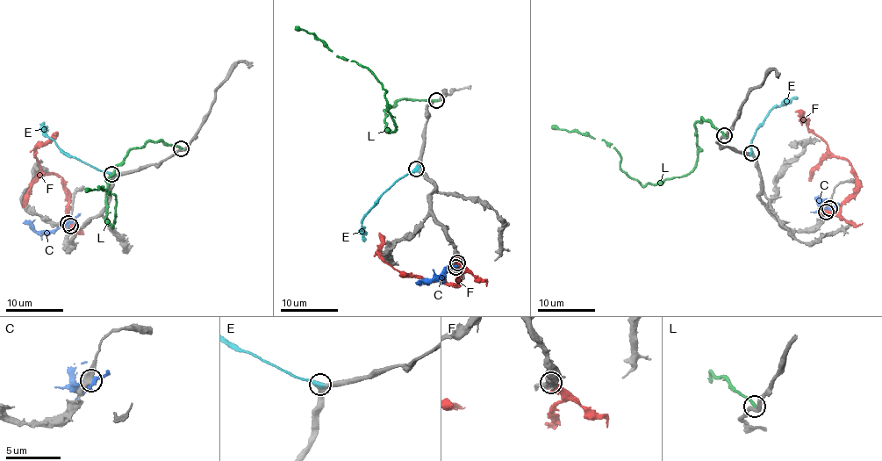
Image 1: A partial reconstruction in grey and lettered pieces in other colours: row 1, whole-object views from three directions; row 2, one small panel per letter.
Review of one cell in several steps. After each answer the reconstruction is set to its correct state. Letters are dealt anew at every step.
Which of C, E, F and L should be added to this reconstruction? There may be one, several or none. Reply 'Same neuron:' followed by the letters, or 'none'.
Same neuron: E

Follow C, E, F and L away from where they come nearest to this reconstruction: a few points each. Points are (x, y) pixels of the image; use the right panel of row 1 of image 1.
C: (828, 208), (823, 208), (823, 212), (817, 210), (817, 197)
E: (751, 154), (750, 147), (757, 127), (763, 125), (773, 107), (799, 97)
F: (826, 212), (840, 209), (854, 191), (855, 171), (848, 161), (836, 158), (826, 140), (810, 129), (799, 109)
L: (724, 135), (700, 118), (697, 166), (663, 182), (640, 183), (620, 168), (620, 154), (606, 140), (551, 126)

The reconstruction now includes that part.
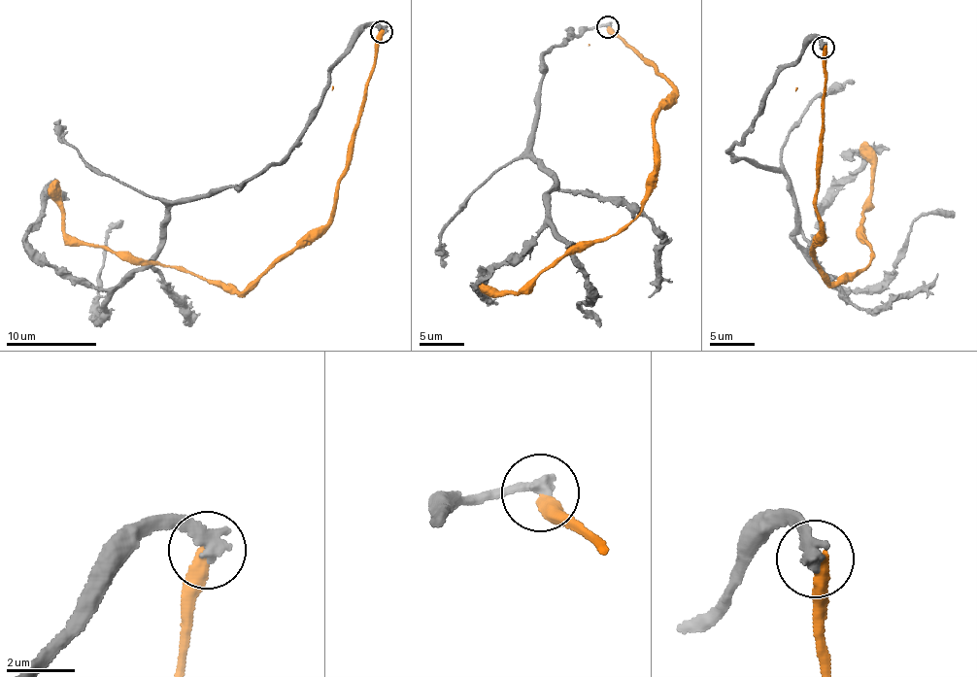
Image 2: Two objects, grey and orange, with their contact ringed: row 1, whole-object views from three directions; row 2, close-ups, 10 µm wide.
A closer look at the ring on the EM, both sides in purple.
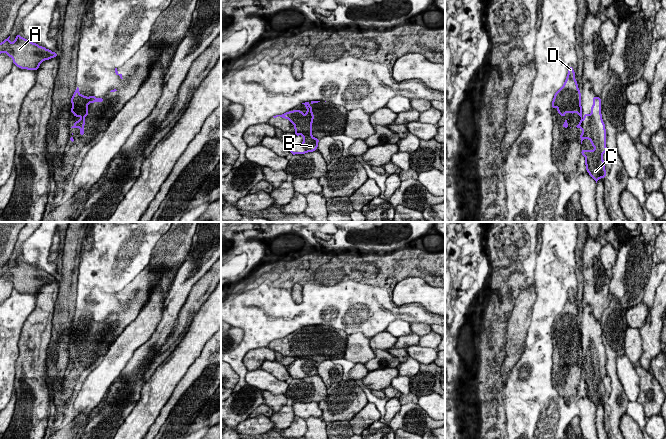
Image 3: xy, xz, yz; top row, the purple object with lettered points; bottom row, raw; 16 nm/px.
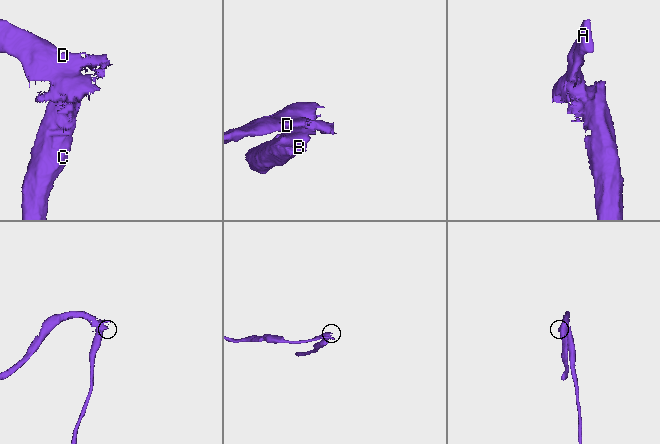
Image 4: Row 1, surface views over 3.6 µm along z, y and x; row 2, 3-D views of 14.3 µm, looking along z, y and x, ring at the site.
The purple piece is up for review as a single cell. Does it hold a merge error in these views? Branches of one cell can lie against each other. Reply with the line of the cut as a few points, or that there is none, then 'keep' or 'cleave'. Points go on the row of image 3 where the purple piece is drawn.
cut in xz along (311, 131), (297, 131), (295, 133); cleave

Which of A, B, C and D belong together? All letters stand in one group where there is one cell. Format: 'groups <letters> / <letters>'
groups A D / B C

